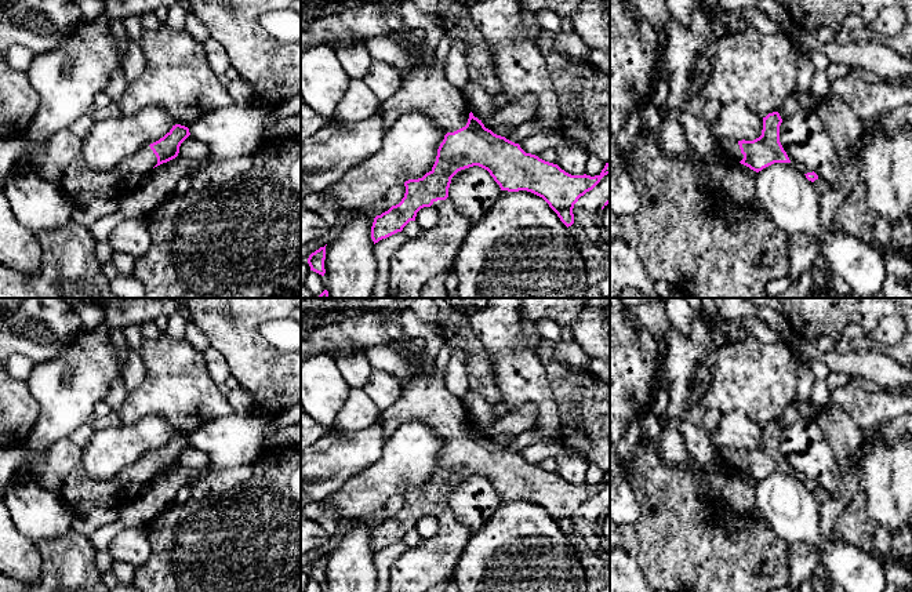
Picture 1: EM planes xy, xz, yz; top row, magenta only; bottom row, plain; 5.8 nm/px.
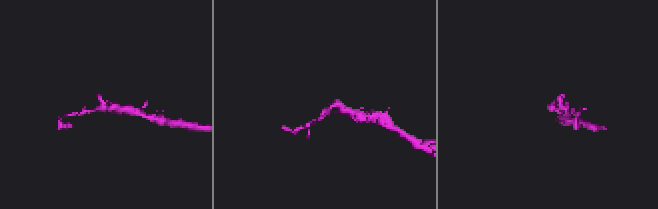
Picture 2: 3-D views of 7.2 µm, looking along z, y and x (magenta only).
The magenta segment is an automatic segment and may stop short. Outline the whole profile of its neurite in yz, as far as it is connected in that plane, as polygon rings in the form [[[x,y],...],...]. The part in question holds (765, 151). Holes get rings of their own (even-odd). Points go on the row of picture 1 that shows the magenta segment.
[[[778,112],[763,117],[762,135],[753,141],[716,139],[720,160],[741,163],[759,172],[774,163],[791,163],[780,142],[780,126],[782,119]]]

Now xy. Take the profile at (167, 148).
[[[175,124],[163,138],[126,157],[110,171],[90,168],[79,153],[59,184],[76,206],[86,206],[95,199],[117,200],[130,195],[155,167],[175,159],[189,135],[188,127]]]

